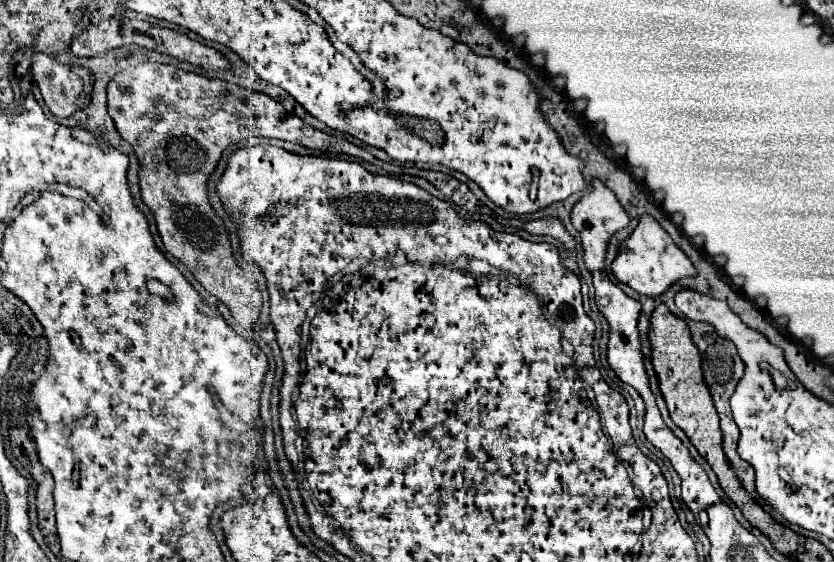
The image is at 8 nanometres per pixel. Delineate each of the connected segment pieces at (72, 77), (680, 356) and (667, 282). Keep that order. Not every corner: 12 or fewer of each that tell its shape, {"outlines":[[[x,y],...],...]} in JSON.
{"outlines":[[[33,54],[31,72],[53,116],[69,118],[83,82],[67,64]],[[659,304],[653,368],[671,420],[709,462],[723,492],[765,514],[721,446],[701,354],[687,322]],[[649,214],[611,270],[637,294],[661,296],[697,274]]]}

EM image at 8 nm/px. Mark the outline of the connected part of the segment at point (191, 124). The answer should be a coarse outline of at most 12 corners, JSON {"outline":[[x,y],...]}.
{"outline":[[147,62],[107,110],[165,250],[245,330],[261,294],[205,188],[265,136],[369,160],[267,94]]}

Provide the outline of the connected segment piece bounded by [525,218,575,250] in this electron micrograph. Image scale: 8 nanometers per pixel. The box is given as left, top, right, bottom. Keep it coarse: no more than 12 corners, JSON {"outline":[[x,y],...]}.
{"outline":[[559,218],[531,220],[527,232],[553,236],[573,250],[575,240],[569,236]]}

